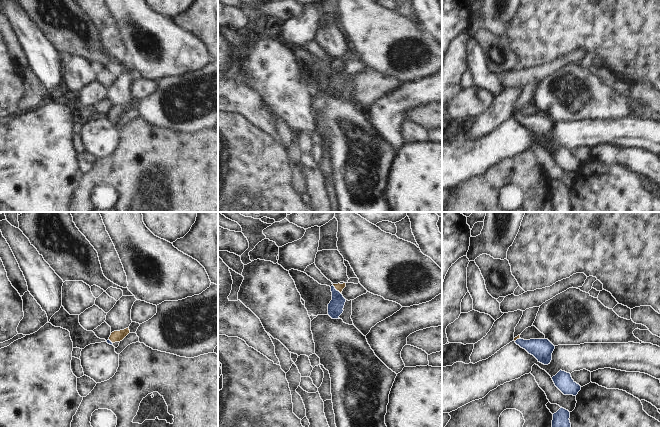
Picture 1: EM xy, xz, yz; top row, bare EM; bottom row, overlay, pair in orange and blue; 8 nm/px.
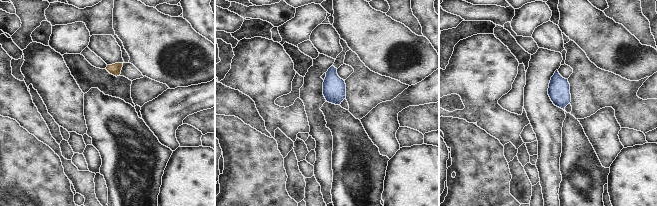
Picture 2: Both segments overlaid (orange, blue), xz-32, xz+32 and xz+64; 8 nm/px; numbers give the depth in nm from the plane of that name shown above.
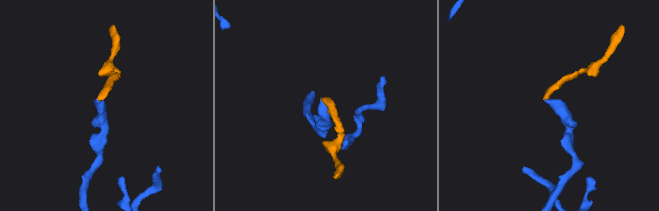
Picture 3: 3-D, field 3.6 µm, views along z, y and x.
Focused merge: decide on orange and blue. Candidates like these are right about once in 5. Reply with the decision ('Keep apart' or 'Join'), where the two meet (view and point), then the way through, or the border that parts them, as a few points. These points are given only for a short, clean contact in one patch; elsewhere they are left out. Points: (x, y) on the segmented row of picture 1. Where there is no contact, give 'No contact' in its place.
Join. Touches orange at xz (336, 289). Path across: xz (339, 287), (336, 289), (335, 308).

